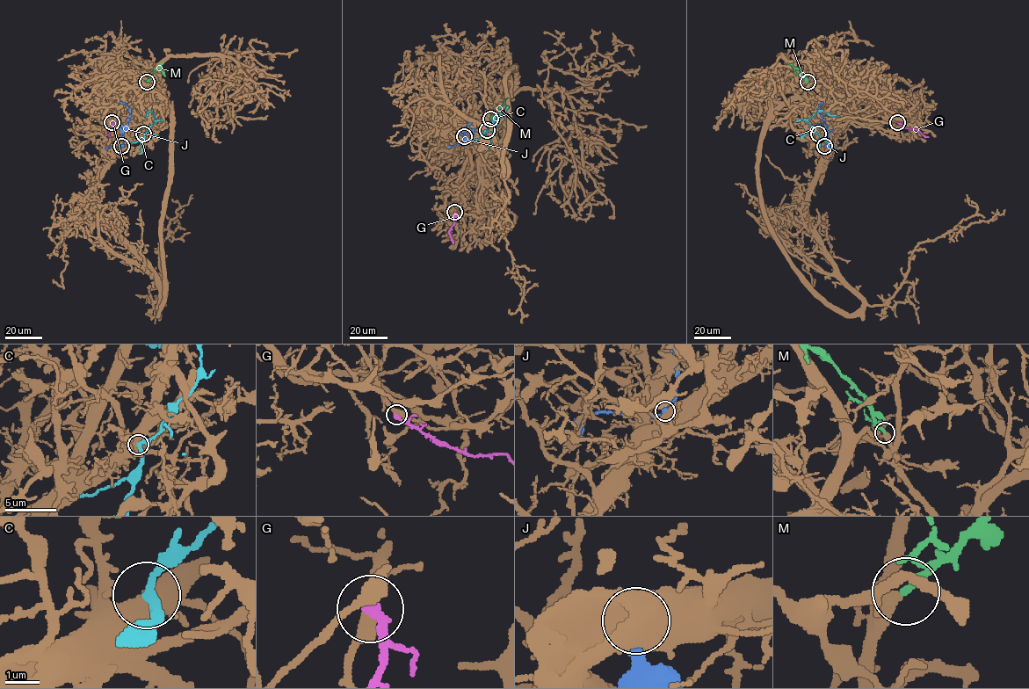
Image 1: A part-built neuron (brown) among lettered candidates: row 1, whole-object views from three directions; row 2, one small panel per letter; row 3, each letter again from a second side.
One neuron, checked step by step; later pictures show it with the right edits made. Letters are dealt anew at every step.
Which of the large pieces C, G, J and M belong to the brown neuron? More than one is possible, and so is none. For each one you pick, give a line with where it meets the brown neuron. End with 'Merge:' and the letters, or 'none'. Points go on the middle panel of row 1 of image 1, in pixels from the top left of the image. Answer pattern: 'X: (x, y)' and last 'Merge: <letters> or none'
G: (454, 212)
M: (490, 119)
Merge: G, M

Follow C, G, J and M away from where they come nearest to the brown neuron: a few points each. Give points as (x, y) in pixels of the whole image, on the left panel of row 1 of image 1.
C: (143, 134), (155, 118), (150, 111), (145, 116)
G: (112, 122), (112, 127), (106, 129), (111, 137)
J: (121, 146), (123, 131), (131, 113), (129, 106), (119, 102)
M: (147, 82), (158, 67), (165, 76)

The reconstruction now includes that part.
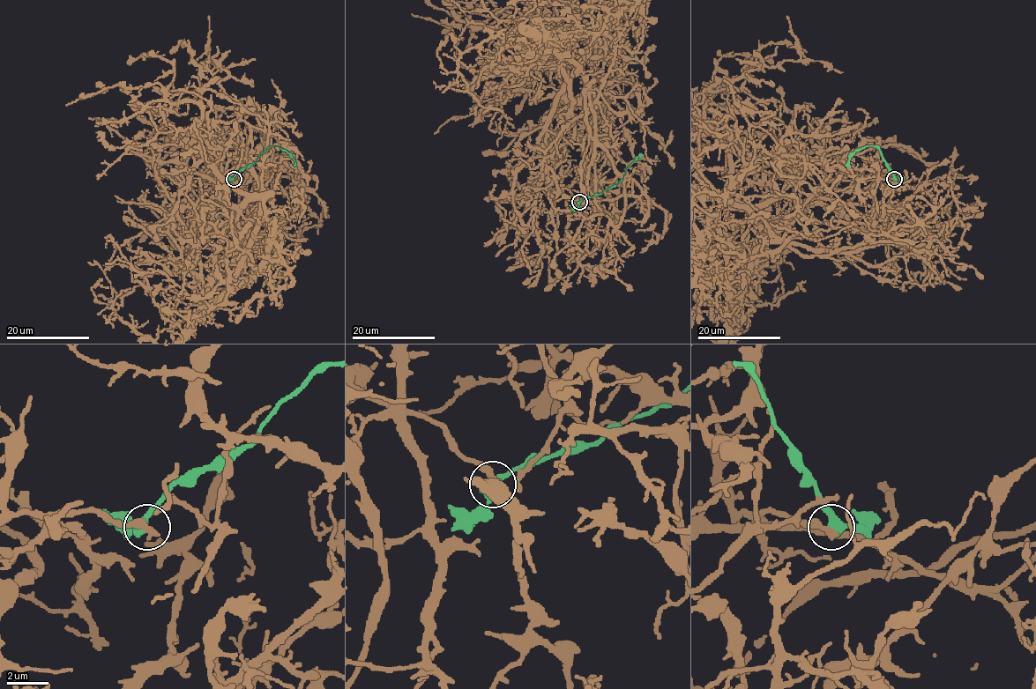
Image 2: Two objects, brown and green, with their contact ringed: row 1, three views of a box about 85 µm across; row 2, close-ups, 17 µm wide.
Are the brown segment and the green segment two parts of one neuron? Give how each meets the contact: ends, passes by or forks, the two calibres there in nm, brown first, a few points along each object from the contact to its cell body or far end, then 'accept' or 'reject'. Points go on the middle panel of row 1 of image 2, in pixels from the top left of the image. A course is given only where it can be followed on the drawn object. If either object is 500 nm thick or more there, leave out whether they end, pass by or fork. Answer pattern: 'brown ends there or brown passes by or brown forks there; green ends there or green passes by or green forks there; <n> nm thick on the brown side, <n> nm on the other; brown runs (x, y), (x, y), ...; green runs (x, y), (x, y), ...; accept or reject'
brown ends there; green passes by; 380 nm thick on the brown side, 380 nm on the other; brown runs (579, 203), (562, 186), (564, 70), (503, 2), (585, 39), (641, 103), (641, 255); green runs (579, 203), (616, 184), (629, 166), (641, 156); reject

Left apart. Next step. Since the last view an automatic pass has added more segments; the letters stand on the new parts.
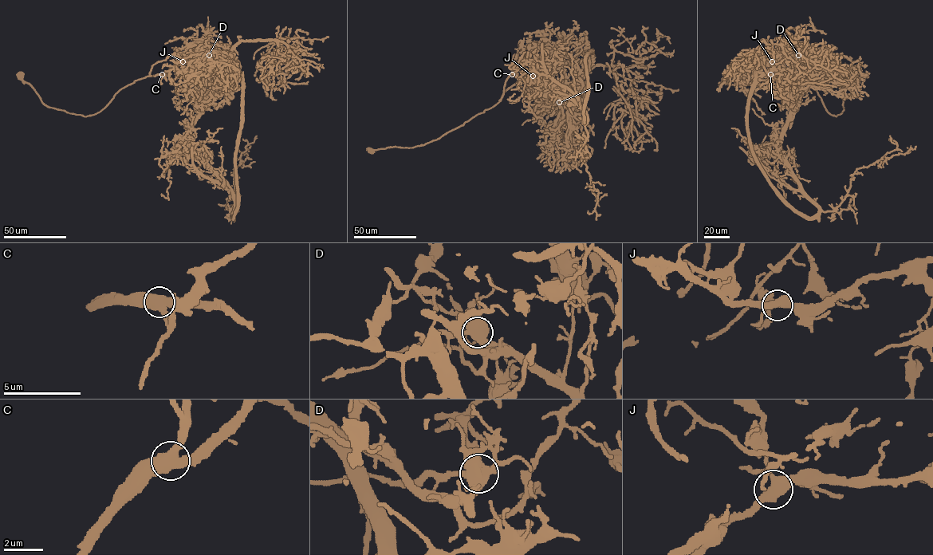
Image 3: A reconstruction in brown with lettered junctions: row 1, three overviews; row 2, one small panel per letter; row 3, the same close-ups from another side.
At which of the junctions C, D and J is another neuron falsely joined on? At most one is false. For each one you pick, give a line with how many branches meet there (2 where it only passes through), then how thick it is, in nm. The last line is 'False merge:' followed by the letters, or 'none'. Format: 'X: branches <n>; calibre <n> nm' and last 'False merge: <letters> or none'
D: branches 4; calibre 600 nm
False merge: D

